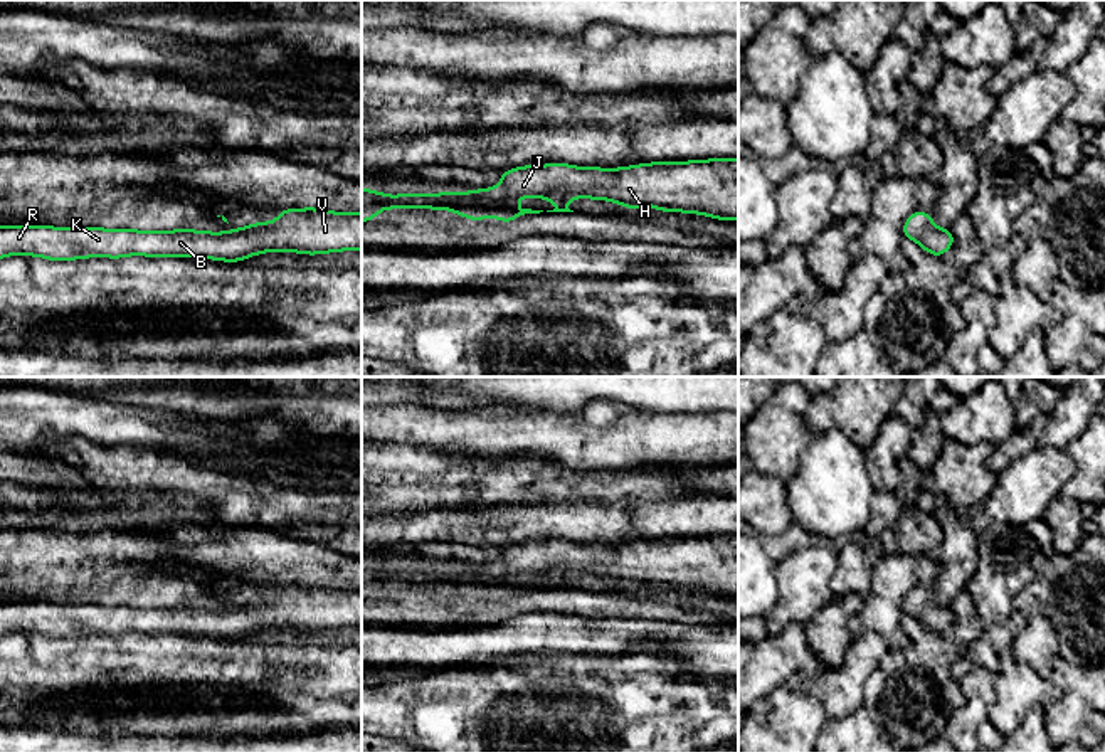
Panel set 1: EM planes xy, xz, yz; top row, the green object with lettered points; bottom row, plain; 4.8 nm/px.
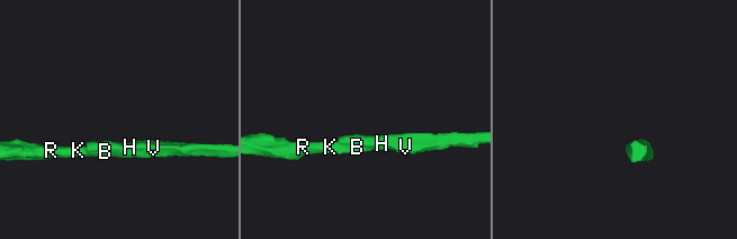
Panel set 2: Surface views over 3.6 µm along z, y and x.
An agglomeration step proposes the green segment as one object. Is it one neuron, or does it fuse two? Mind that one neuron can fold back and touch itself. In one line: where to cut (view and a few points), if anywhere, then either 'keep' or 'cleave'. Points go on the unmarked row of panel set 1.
no cut | keep

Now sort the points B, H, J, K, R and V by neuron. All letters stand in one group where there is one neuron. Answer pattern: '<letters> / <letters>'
B H J K R V

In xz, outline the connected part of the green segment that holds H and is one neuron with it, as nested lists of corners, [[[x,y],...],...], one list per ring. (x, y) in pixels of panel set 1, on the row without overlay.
[[[711,535],[691,538],[654,538],[621,545],[582,545],[567,540],[526,542],[511,547],[501,547],[501,560],[493,565],[478,565],[471,569],[451,570],[400,570],[387,572],[383,569],[362,564],[362,601],[377,596],[382,585],[432,585],[452,587],[469,597],[483,597],[488,592],[500,599],[511,599],[525,590],[540,590],[543,587],[521,585],[513,580],[516,574],[538,574],[553,577],[555,585],[547,589],[574,589],[568,585],[568,575],[594,575],[621,580],[624,585],[642,585],[651,582],[661,589],[703,590],[718,597],[738,596],[738,535]]]

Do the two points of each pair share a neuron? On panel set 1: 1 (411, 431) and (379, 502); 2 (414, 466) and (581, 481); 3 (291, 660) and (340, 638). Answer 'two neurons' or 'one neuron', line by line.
1: two neurons
2: one neuron
3: two neurons

